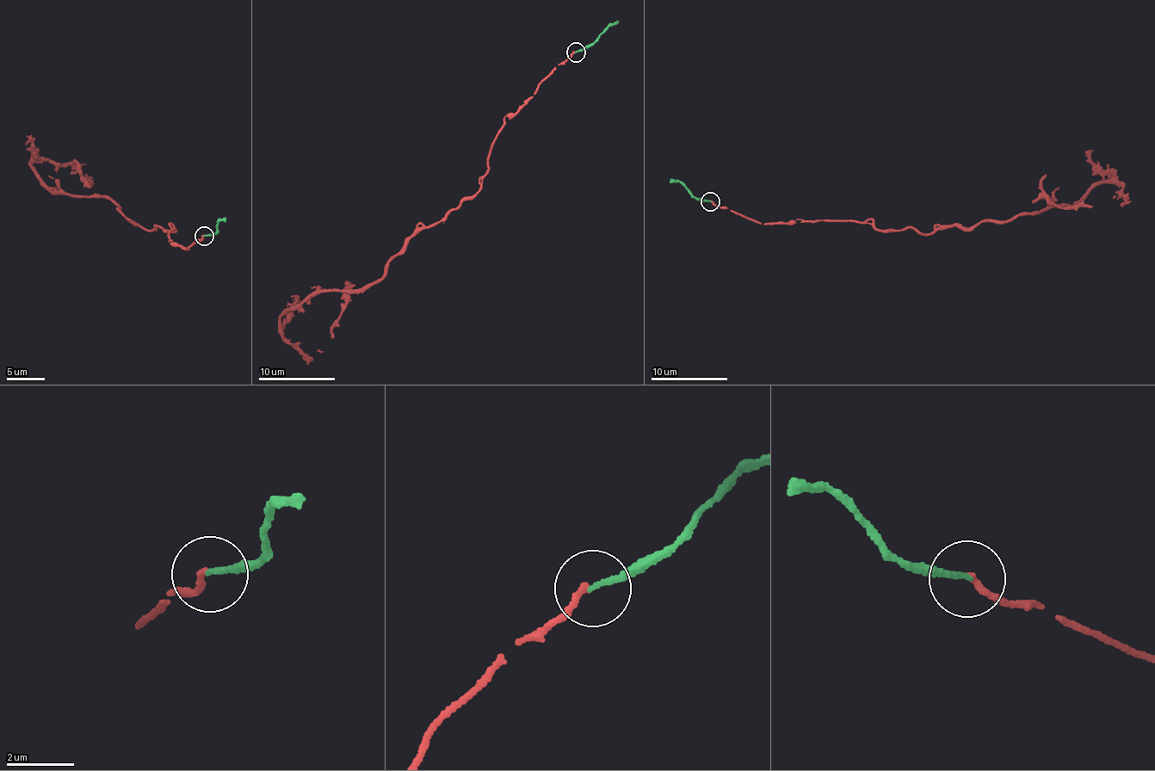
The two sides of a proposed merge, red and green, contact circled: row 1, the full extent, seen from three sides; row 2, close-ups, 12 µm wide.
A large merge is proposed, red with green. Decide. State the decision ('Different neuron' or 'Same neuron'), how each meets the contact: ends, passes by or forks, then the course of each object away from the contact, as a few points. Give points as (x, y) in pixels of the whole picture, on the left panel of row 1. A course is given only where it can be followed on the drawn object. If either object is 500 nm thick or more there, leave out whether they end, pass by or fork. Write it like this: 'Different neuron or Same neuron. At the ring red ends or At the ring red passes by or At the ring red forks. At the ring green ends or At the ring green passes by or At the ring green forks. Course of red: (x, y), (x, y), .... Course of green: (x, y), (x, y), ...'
Different neuron. At the ring red ends. At the ring green ends. Course of red: (204, 234), (188, 249), (169, 242), (174, 226), (151, 231), (110, 199), (50, 192), (30, 165), (86, 164). Course of green: (204, 236), (213, 235), (217, 224), (224, 218)

